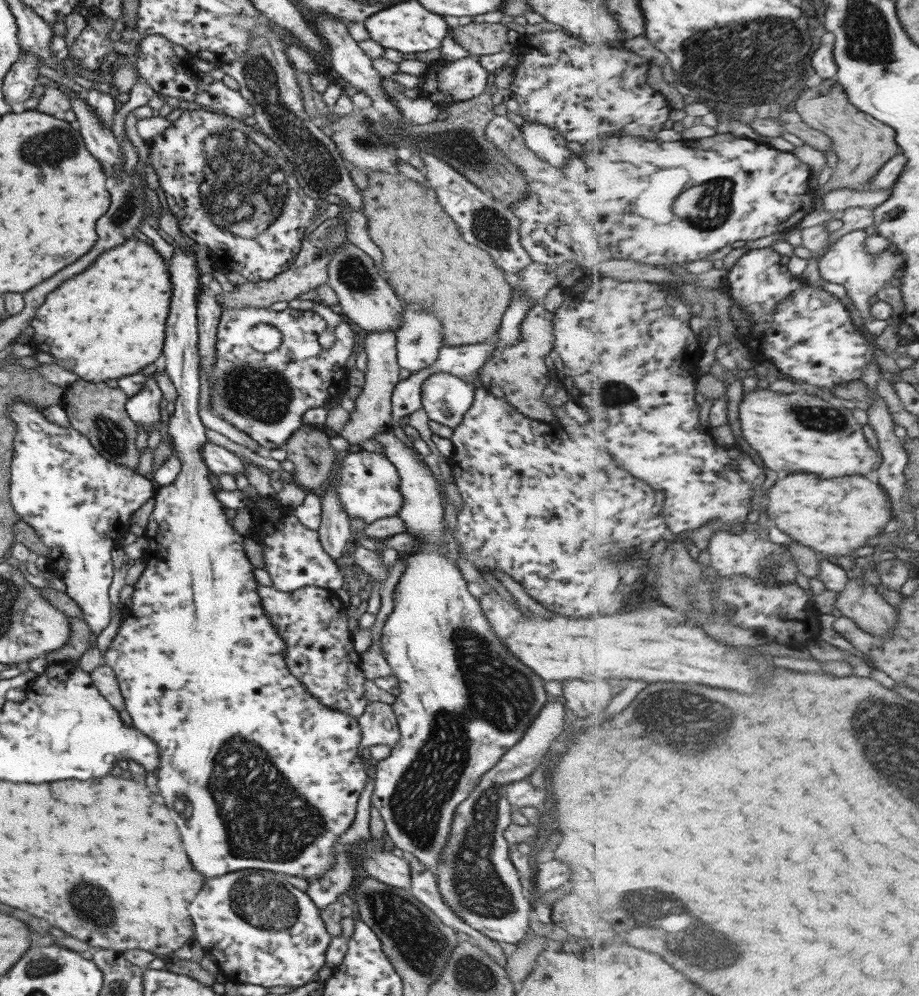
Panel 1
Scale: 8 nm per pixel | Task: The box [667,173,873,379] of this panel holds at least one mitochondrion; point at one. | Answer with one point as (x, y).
(711, 206)

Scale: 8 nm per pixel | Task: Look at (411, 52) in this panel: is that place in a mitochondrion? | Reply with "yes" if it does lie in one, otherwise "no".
no

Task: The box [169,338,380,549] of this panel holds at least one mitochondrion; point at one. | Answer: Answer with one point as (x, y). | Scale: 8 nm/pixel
(260, 393)

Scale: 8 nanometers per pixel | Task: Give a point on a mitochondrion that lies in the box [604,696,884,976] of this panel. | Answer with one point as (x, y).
(656, 895)

